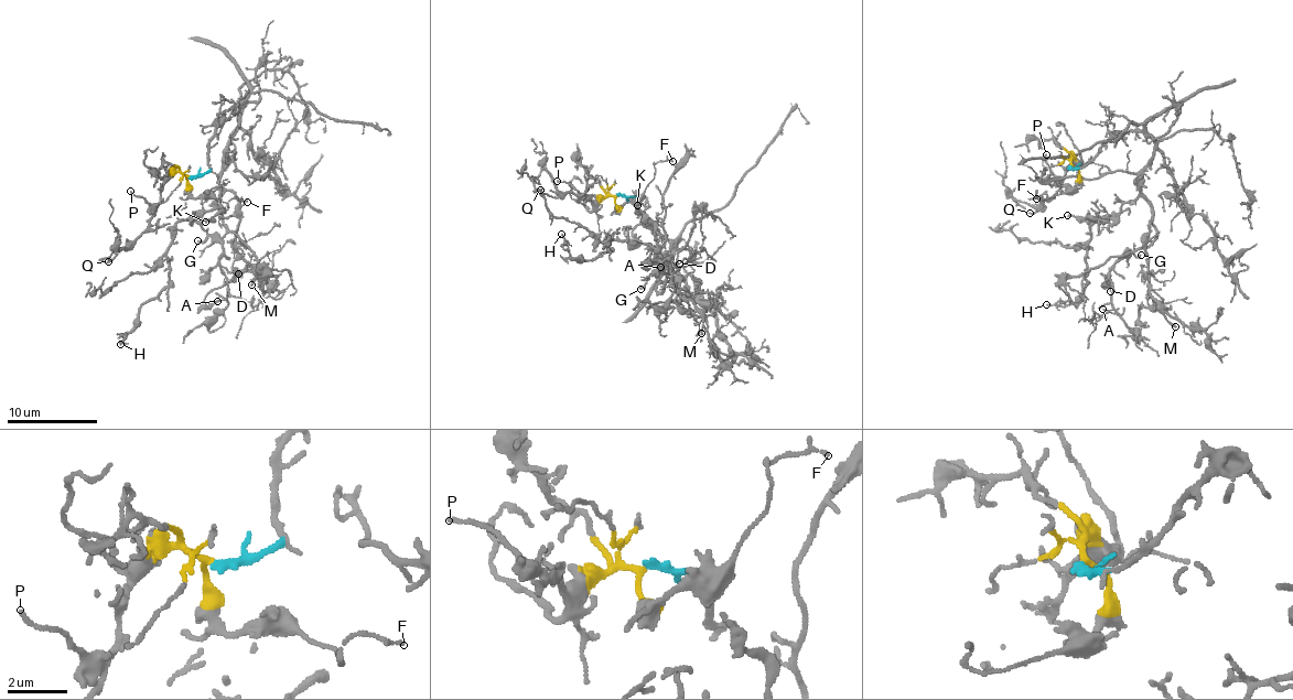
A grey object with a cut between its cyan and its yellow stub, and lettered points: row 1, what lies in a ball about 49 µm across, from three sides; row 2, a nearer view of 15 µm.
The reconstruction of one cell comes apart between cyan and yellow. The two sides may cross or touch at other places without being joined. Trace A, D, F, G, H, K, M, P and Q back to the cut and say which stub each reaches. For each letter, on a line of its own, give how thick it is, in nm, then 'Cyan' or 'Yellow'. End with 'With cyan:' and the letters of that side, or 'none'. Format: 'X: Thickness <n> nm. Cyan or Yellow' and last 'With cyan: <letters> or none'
A: Thickness 130 nm. Cyan
D: Thickness 120 nm. Cyan
F: Thickness 130 nm. Yellow
G: Thickness 180 nm. Cyan
H: Thickness 70 nm. Cyan
K: Thickness 160 nm. Cyan
M: Thickness 180 nm. Cyan
P: Thickness 130 nm. Yellow
Q: Thickness 160 nm. Yellow
With cyan: A, D, G, H, K, M

